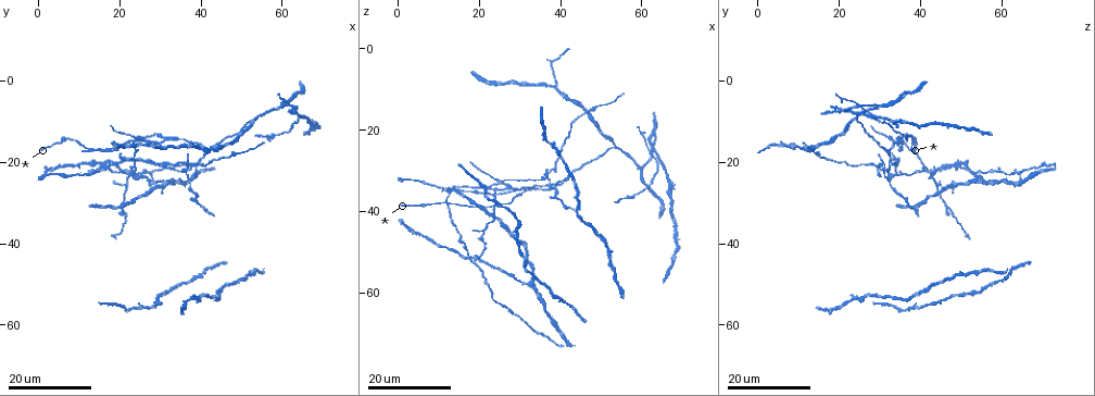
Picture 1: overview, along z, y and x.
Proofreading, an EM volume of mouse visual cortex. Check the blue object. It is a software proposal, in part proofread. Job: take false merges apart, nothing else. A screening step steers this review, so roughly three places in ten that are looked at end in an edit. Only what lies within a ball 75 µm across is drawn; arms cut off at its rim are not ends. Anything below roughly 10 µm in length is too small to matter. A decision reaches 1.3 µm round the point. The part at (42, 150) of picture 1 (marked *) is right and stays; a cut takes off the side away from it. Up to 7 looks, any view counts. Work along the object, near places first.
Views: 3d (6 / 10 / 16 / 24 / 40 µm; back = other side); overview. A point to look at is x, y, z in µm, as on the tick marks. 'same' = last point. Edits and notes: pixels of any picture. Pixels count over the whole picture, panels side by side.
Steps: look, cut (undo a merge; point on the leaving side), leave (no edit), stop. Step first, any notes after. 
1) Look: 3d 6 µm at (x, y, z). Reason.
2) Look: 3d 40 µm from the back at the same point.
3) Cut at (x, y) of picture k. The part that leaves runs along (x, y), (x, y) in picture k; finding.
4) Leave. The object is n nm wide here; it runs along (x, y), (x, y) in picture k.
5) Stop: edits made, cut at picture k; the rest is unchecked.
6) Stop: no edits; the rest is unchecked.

Look: 3d 24 µm at (62.5, 6.5, 25.5). Small branch off a trunk.

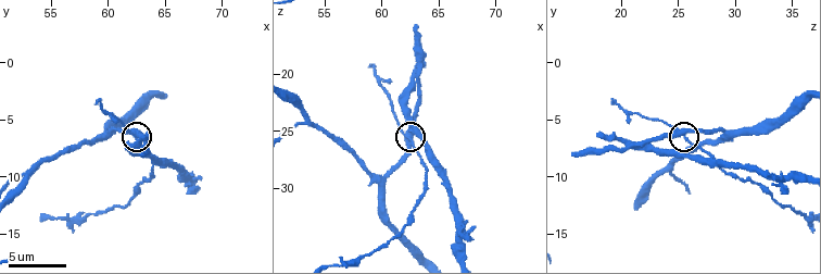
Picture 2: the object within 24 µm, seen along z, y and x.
Look: 3d 10 µm at (62.4, 6.6, 25.8).

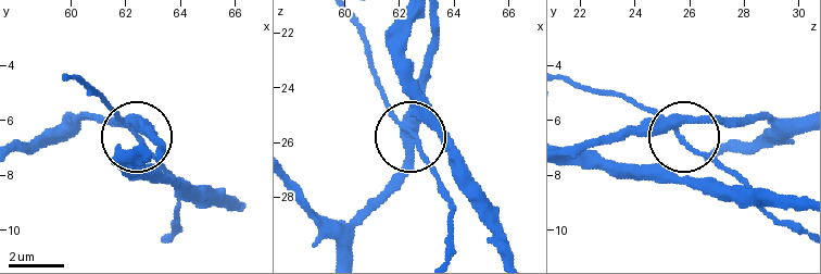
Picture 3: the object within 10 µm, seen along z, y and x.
Cut at (109, 108) of picture 3. 4 arms meet here; the part that leaves runs along (405, 126), (452, 208), (452, 250) in picture 3; a second neuron is stuck on.

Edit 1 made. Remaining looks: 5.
Look: 3d 16 µm at (60.0, 6.0, 29.8). A fork.

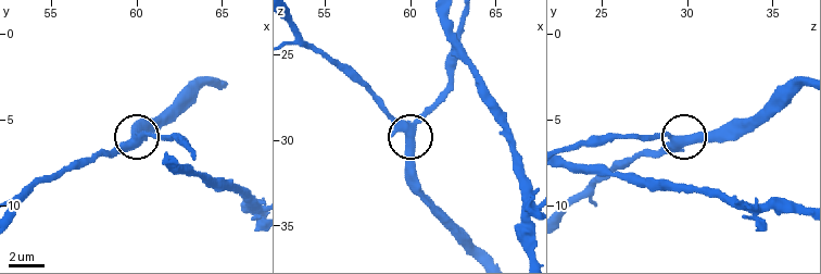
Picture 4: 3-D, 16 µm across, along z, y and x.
Leave. The side arm is 16 µm long; one neuron here.

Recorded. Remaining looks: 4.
Look: 3d 16 µm at (41.0, 18.0, 32.0). Three-way junction.

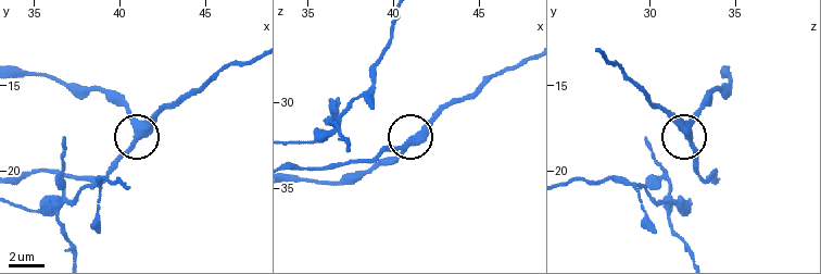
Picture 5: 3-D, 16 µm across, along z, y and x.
Look: 3d 10 µm at (41.4, 17.9, 32.1). Closer look.

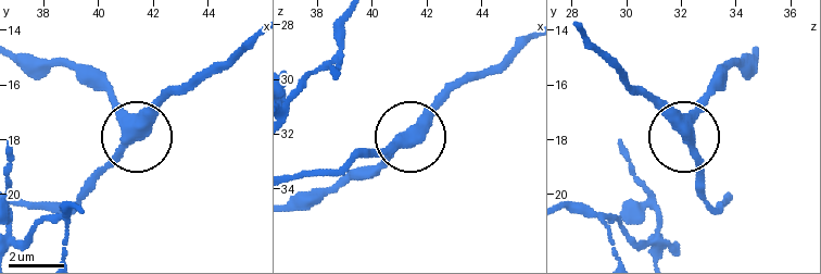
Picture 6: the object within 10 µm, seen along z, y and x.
Leave. The side arm is 79 µm long; it runs along (20, 53), (68, 64), (97, 81), (136, 133), (171, 90) in picture 6; continuous, no second neuron.

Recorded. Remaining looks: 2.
Look: 3d 16 µm at (12.5, 23.0, 34.5). Looks like a crossing.

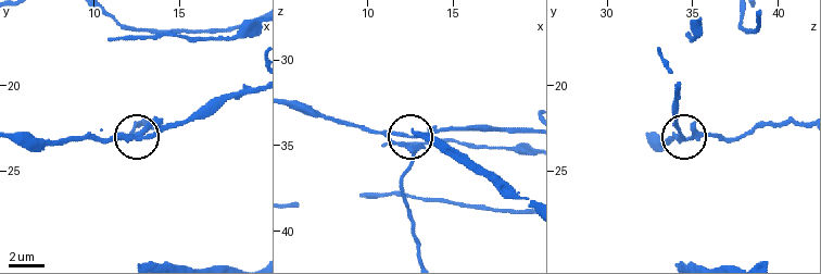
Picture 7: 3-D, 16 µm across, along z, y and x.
Look: 3d 10 µm at (12.1, 23.1, 35.0).

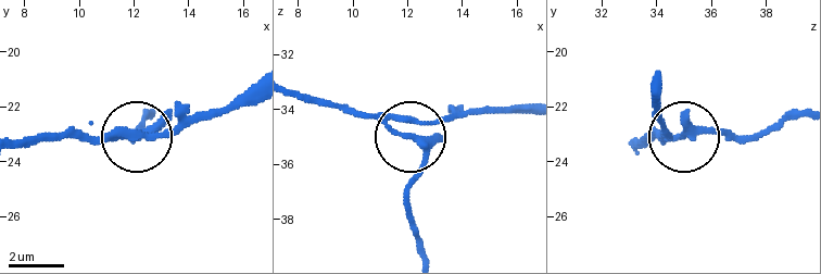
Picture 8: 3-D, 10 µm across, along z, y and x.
Cut at (420, 140) of picture 8. The object is 260 nm wide here; two neurons meet here.

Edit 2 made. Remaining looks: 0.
Stop: edits made, cut at picture 3, cut at picture 8; the rest is unchecked.

